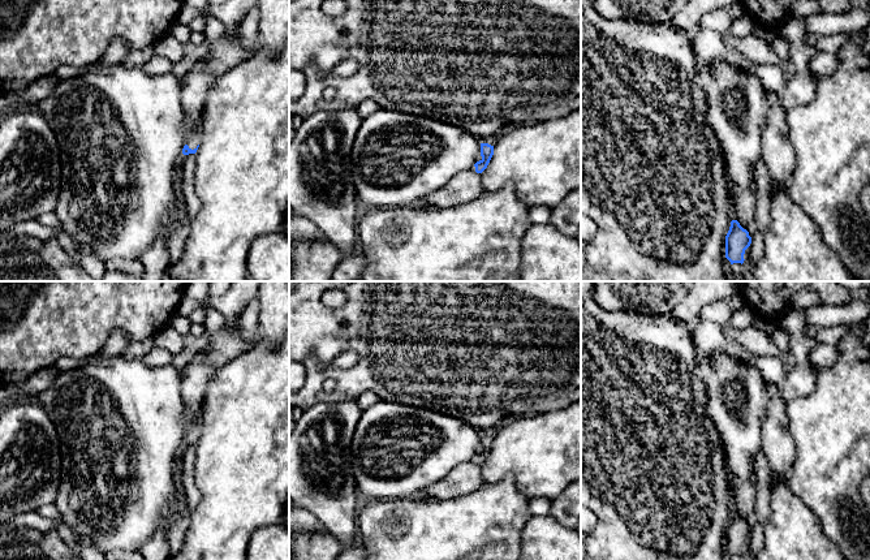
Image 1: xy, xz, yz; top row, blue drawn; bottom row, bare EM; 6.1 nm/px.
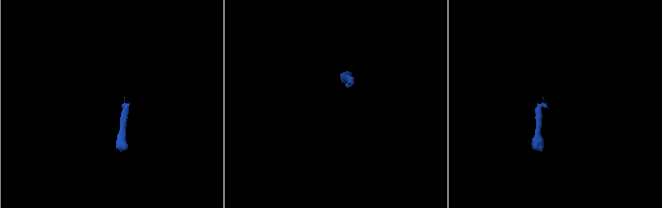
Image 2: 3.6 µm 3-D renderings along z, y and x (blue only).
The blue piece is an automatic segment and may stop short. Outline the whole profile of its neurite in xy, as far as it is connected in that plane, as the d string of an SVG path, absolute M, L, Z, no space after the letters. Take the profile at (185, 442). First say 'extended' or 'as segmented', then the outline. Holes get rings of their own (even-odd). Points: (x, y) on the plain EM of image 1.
extended; M202 404L201 409L197 412L197 422L194 427L186 434L186 436L182 440L182 445L177 449L175 455L175 471L178 469L180 465L182 465L182 460L188 447L195 445L198 441L202 431L203 414L204 414L204 406Z

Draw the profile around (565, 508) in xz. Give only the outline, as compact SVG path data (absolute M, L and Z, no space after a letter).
M581 479L569 483L564 491L552 500L551 514L568 529L576 529L581 517Z

